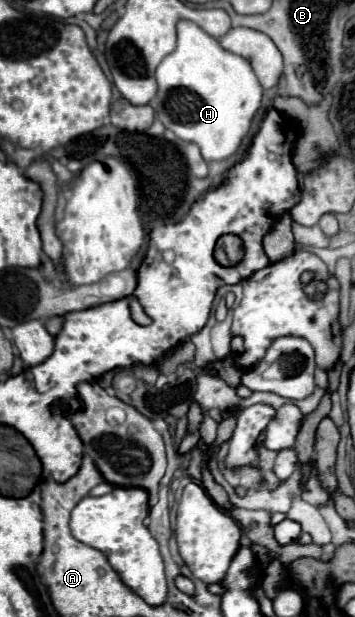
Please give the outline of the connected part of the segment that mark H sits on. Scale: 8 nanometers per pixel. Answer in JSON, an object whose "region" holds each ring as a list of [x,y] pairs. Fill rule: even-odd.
{"region":[[[181,20],[177,24],[177,48],[161,60],[155,78],[159,84],[157,118],[167,130],[197,144],[207,162],[235,154],[263,96],[263,88],[245,58],[223,50],[195,22]]]}

